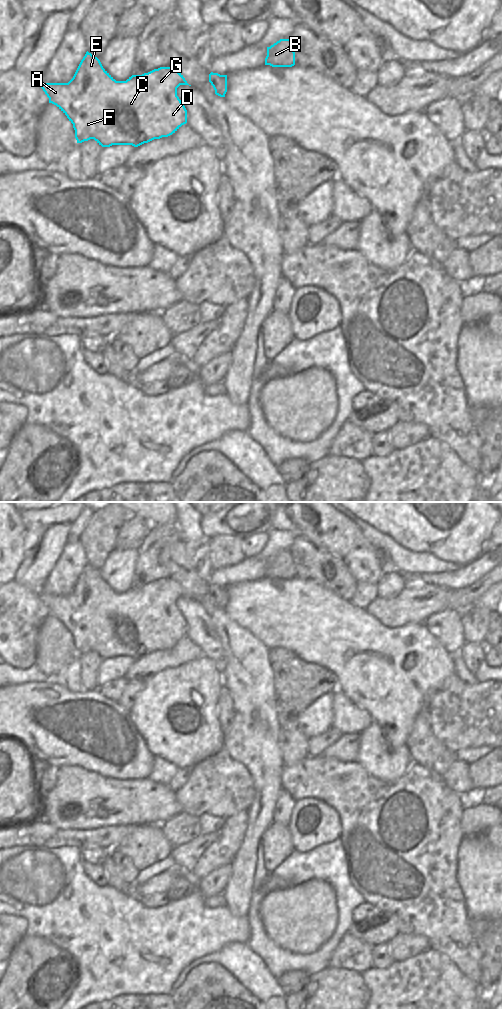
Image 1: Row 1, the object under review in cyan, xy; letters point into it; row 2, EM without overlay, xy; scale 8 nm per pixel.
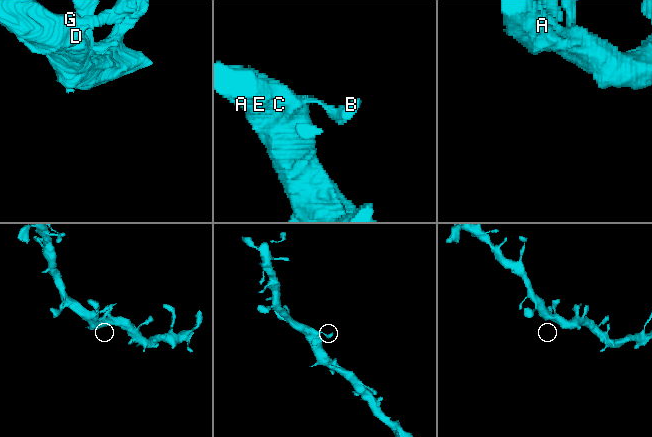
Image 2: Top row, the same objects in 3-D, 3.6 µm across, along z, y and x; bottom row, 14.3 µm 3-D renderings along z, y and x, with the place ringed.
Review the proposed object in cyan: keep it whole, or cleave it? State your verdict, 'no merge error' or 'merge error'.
no merge error

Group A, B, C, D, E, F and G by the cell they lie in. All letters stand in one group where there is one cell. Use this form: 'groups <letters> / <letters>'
groups A B C D E F G

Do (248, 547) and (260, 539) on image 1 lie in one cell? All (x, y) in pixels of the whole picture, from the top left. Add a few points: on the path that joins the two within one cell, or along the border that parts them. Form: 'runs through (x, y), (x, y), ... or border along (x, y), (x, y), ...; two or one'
runs through (251, 547), (257, 542); one

